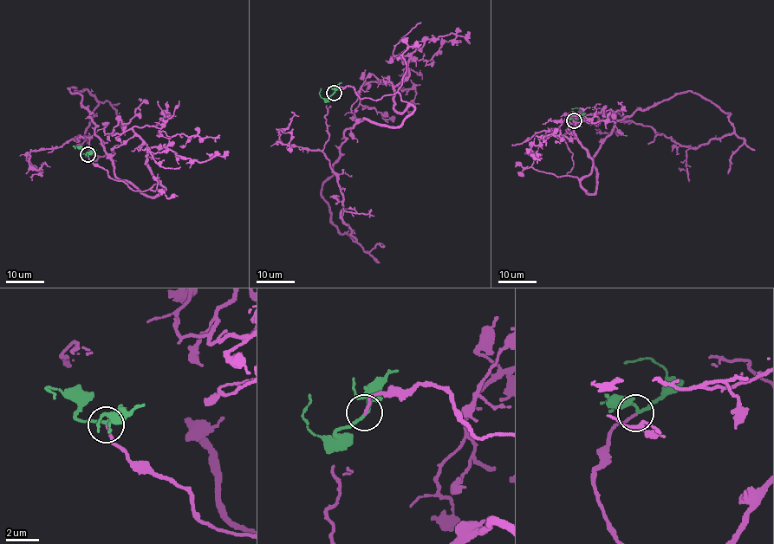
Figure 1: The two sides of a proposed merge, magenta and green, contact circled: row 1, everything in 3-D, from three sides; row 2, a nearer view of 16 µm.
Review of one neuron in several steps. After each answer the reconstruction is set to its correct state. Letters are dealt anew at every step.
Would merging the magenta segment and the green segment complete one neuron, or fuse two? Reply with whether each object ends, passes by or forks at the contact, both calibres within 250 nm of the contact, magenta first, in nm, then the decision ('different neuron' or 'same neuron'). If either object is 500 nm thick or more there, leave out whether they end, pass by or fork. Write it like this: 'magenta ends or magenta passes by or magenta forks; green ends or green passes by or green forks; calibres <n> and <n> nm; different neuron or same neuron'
magenta ends; green passes by; calibres 150 and 170 nm; same neuron

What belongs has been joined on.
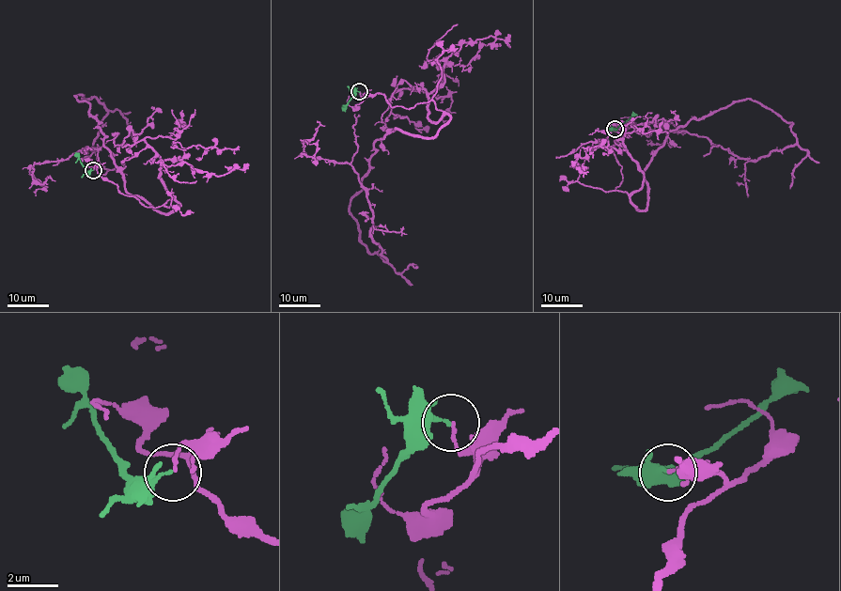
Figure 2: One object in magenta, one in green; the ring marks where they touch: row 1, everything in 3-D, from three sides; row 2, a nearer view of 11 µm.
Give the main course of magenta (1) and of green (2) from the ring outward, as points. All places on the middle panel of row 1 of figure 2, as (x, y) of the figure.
1: (360, 92), (449, 118), (375, 141), (350, 213), (385, 260), (358, 174), (304, 154), (324, 125)
2: (360, 92), (356, 91), (344, 106), (344, 111)

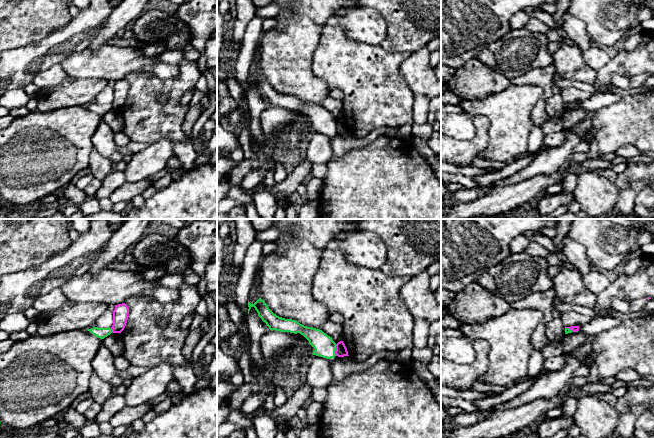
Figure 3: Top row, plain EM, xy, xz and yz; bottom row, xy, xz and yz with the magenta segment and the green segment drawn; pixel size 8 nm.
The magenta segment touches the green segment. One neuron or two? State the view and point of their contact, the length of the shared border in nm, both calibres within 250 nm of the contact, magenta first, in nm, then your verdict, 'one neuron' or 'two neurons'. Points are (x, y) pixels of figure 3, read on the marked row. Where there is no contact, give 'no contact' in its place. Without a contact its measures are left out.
xz (336, 350) | 100 nm | 90/170 nm | two neurons

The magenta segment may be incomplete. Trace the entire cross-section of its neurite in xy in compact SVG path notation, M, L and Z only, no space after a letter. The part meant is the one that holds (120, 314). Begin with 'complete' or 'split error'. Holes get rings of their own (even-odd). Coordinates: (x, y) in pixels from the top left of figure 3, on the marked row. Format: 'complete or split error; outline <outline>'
complete; outline M125 303L115 305L113 311L113 325L111 327L112 333L121 333L127 323L129 308Z

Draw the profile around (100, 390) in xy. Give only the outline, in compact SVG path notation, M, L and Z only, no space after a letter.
M95 372L90 378L89 392L94 402L103 405L114 393L110 382L102 380Z

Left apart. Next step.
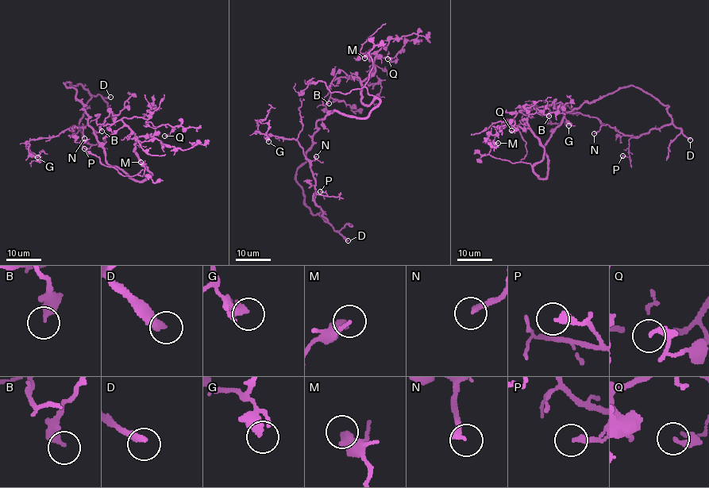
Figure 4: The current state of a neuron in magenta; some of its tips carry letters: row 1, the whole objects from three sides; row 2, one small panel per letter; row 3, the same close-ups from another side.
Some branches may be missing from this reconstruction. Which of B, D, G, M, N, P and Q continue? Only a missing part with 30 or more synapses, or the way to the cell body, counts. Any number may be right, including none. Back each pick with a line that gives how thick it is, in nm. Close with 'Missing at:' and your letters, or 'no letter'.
D: Thickness 320 nm
Missing at: D

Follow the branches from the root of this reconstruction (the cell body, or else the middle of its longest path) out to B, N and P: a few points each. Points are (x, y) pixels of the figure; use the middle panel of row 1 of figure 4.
B: (312, 143), (333, 111), (360, 118), (379, 102), (364, 103), (348, 76), (329, 103)
N: (312, 143), (306, 160), (297, 170), (296, 182), (309, 210), (325, 221), (314, 199), (310, 163), (316, 156)
P: (312, 143), (296, 182), (309, 210), (325, 221), (314, 199), (316, 191), (327, 195), (320, 191)

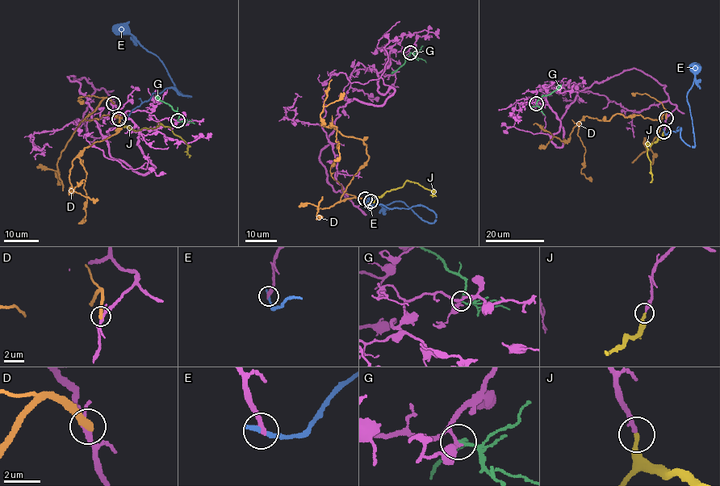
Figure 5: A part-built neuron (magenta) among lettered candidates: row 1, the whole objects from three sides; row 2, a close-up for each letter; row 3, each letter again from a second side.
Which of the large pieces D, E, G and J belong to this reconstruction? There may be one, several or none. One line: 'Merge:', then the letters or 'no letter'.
Merge: J

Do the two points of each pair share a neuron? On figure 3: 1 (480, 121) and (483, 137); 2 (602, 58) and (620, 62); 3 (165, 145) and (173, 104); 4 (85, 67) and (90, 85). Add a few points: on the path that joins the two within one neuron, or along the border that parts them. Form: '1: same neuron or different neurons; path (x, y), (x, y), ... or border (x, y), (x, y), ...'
1: same neuron; path (482, 125), (482, 133)
2: different neurons; border (610, 58), (596, 71)
3: different neurons; border (150, 144), (168, 138), (173, 143), (175, 155)
4: different neurons; border (74, 77), (103, 78), (106, 81)

